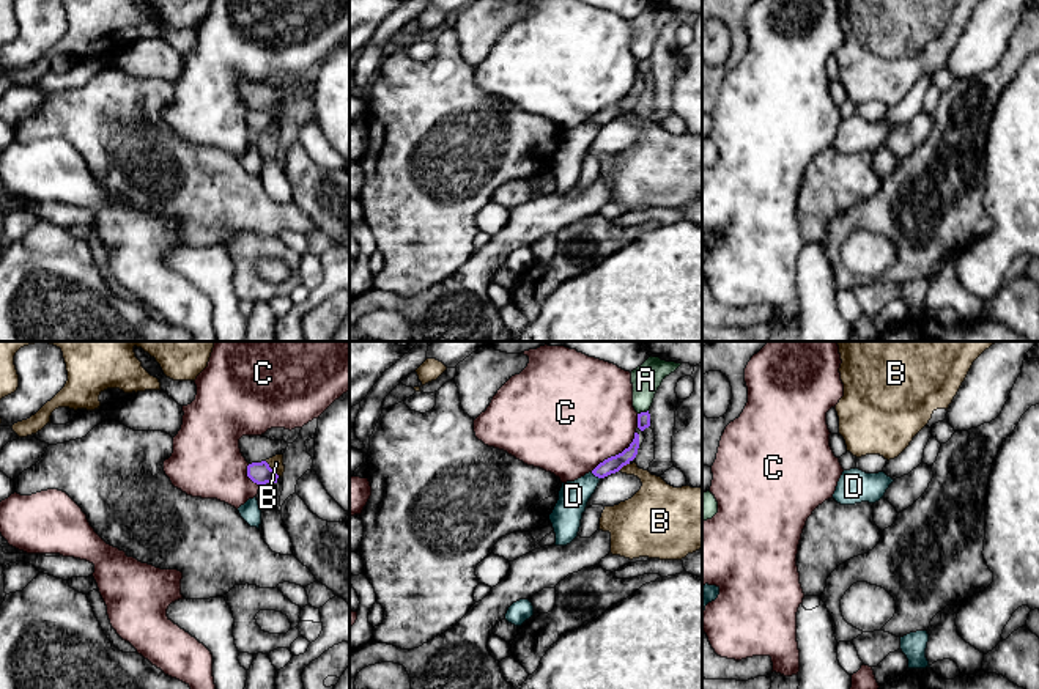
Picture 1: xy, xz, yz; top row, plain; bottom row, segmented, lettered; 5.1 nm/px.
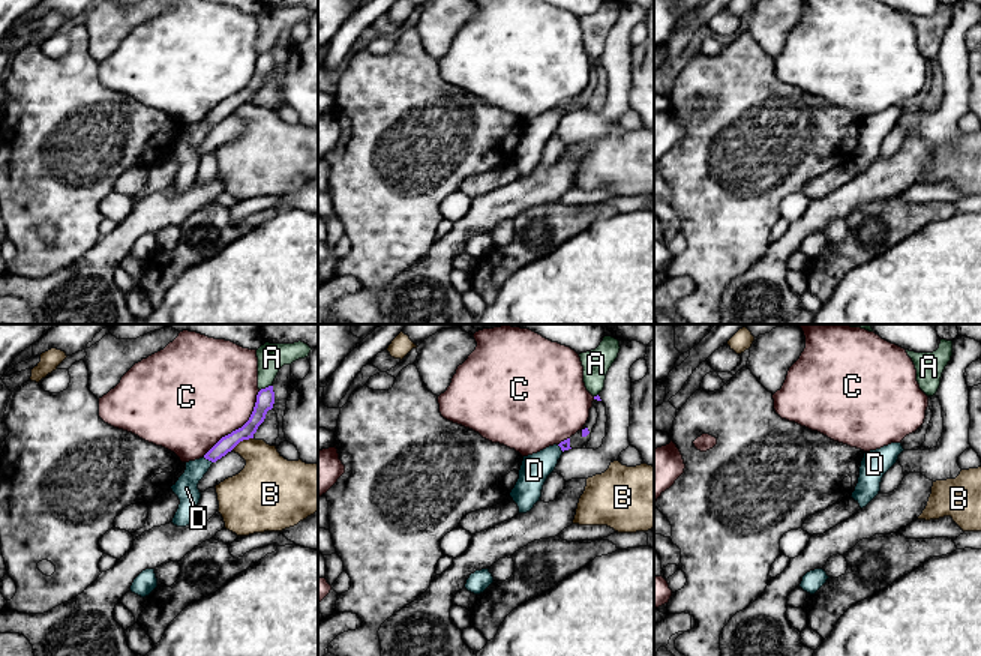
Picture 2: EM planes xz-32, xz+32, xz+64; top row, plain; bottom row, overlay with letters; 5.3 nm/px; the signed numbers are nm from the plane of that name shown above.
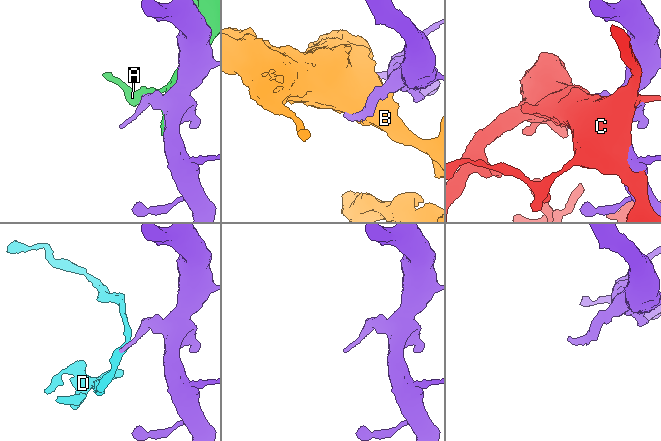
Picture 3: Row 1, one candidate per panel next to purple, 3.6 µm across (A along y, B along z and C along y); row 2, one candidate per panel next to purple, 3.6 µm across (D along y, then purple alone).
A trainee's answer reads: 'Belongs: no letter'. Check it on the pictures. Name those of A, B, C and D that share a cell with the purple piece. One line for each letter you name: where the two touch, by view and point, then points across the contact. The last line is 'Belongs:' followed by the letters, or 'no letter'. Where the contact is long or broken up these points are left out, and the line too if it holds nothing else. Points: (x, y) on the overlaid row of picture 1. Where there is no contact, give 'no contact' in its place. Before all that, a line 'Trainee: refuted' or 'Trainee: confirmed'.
Trainee: confirmed
Belongs: no letter

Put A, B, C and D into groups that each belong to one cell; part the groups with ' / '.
A / B / C / D

